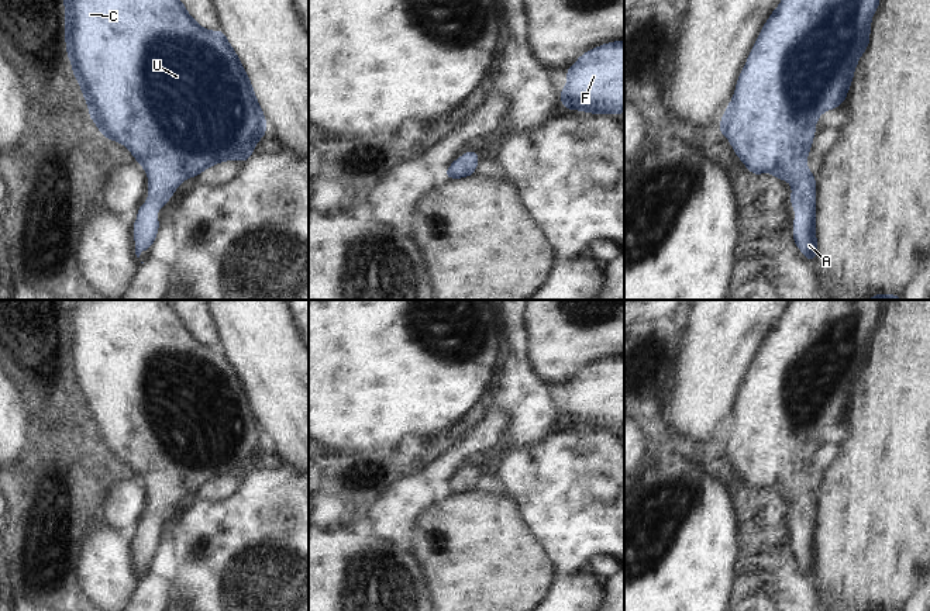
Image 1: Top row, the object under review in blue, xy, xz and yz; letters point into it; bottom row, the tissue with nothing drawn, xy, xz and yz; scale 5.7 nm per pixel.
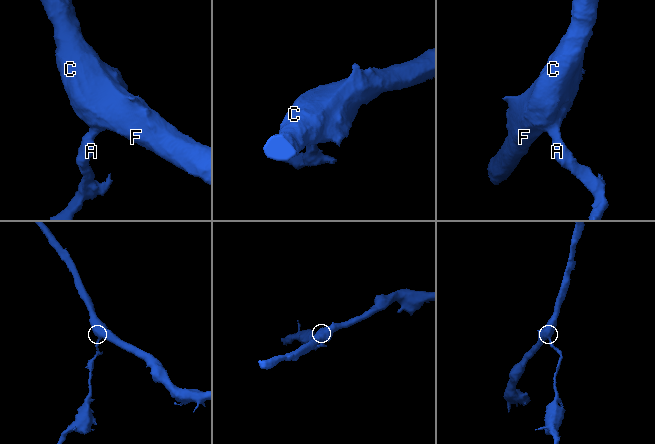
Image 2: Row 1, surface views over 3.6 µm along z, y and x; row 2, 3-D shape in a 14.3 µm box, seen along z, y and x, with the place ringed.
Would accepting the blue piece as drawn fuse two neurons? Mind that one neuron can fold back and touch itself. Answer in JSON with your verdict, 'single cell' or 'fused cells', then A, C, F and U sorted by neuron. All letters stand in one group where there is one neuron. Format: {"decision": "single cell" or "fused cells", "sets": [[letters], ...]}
{"decision": "single cell", "sets": [["A", "C", "F", "U"]]}

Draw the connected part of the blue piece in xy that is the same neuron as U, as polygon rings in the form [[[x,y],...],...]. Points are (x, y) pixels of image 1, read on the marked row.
[[[63,0],[63,7],[66,55],[72,63],[72,73],[83,92],[83,99],[89,106],[89,118],[97,125],[104,139],[111,139],[127,146],[134,159],[148,175],[148,200],[135,210],[138,218],[132,224],[135,255],[140,258],[144,251],[152,248],[159,232],[159,218],[155,211],[162,208],[172,199],[176,189],[187,177],[199,177],[203,170],[220,162],[241,160],[245,165],[254,155],[255,145],[266,135],[268,122],[240,56],[228,42],[224,31],[221,28],[217,31],[203,28],[189,14],[182,0]]]

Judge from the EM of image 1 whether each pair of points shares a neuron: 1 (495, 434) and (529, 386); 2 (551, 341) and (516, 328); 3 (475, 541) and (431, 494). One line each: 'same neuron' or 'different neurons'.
1: different neurons
2: different neurons
3: different neurons

